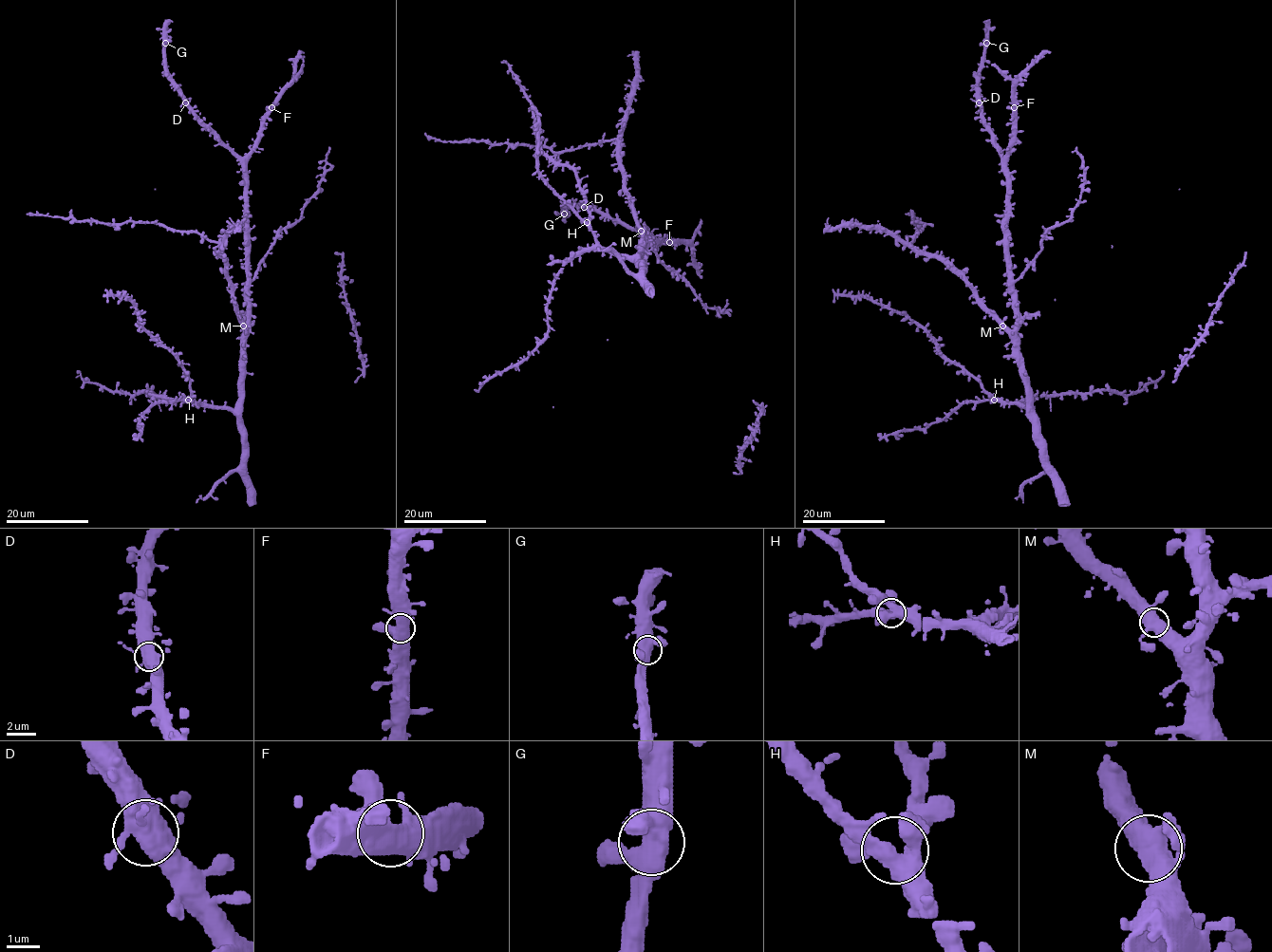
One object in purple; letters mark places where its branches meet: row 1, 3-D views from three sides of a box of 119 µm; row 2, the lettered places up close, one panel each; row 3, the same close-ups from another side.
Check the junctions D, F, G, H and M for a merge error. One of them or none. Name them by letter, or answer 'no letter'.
no letter

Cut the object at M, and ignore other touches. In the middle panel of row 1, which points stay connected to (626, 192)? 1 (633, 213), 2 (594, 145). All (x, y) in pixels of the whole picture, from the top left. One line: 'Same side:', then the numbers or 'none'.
Same side: 1, 2

